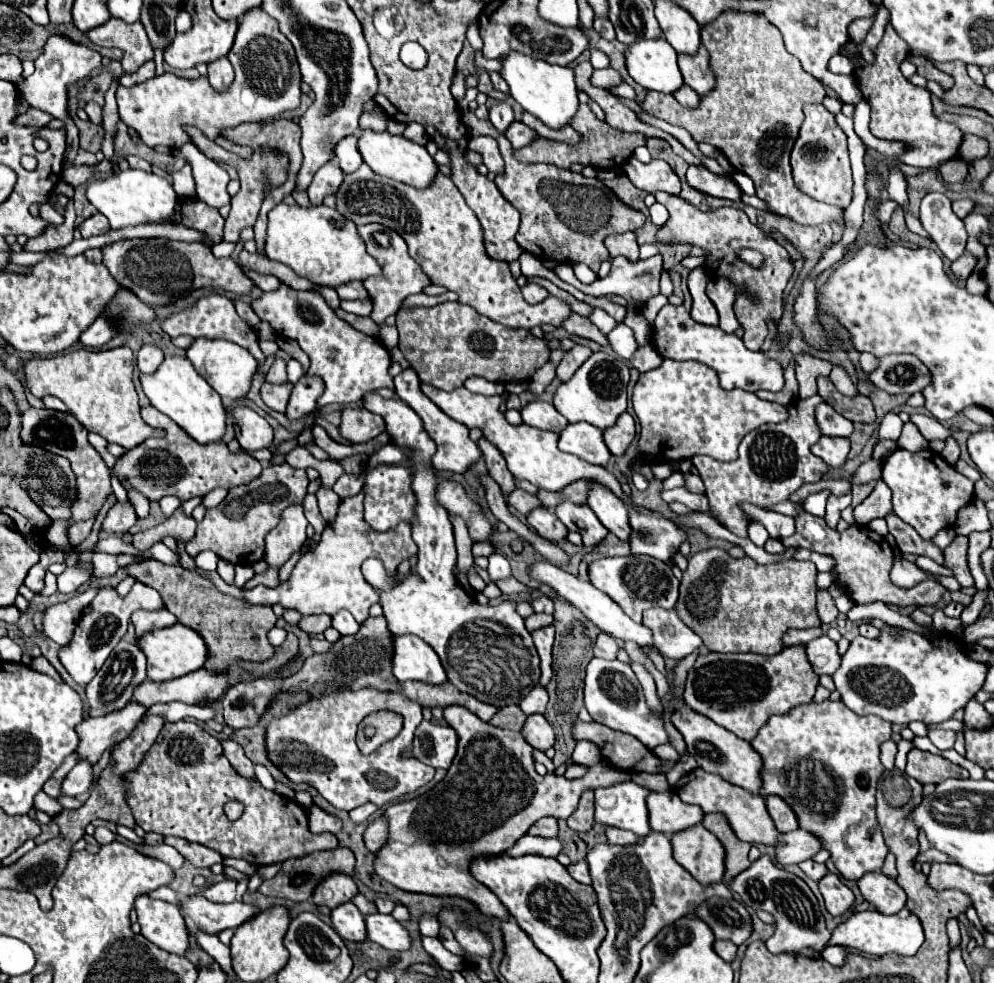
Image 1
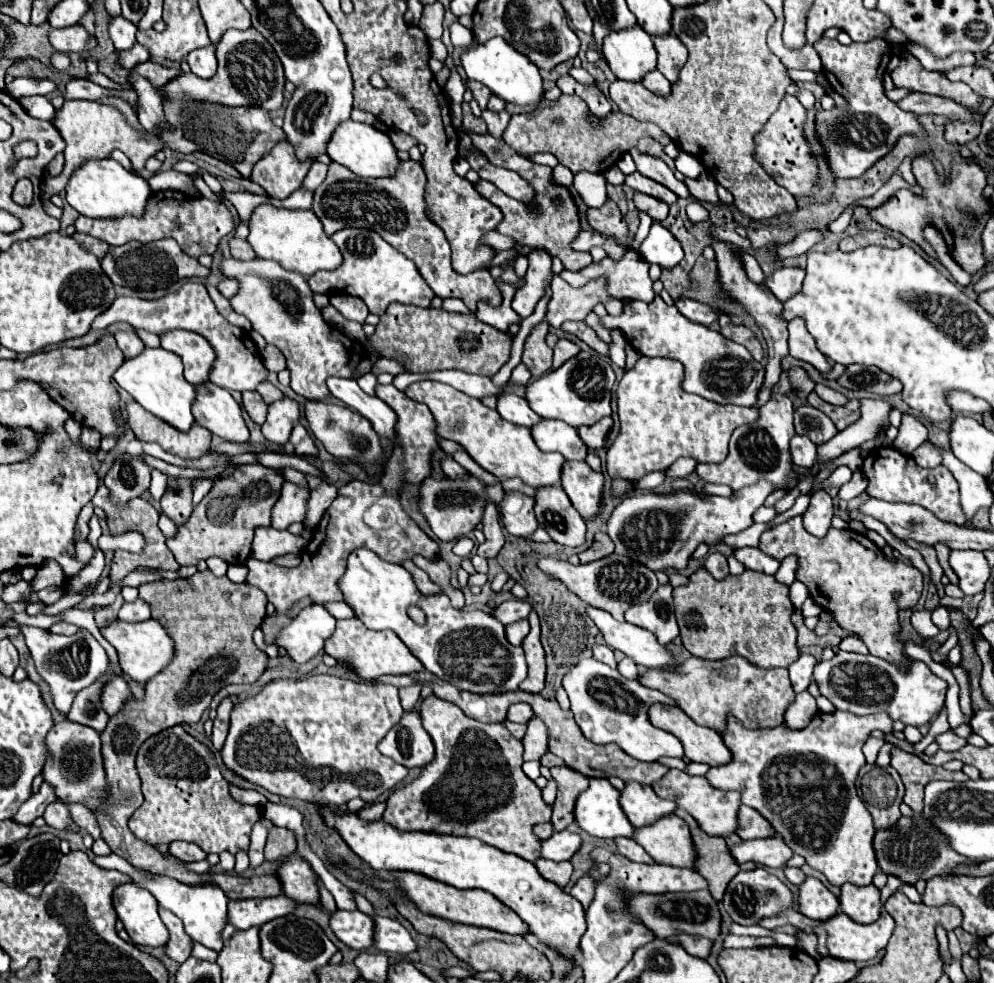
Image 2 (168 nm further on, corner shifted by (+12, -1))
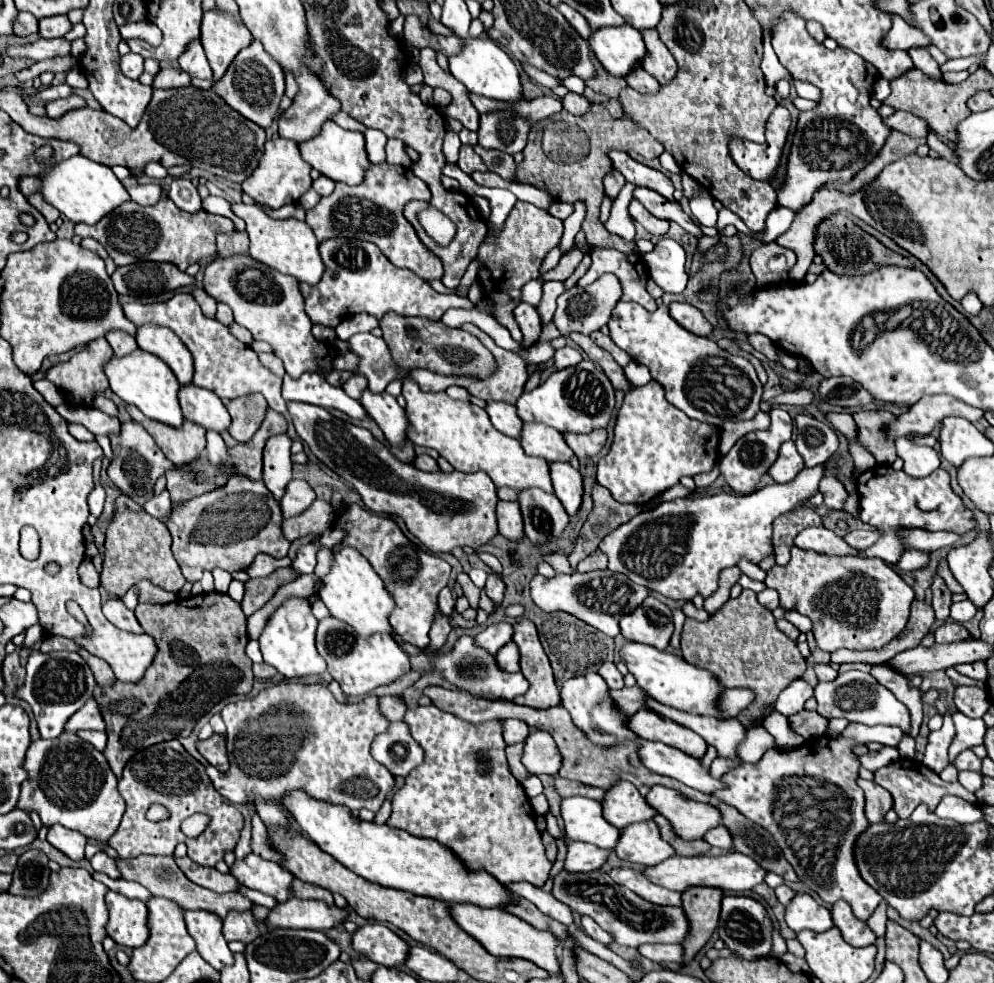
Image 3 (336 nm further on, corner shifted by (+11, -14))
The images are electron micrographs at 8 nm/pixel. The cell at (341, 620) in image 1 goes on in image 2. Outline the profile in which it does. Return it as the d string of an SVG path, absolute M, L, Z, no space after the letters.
M312 604L282 626L274 644L284 648L294 662L304 664L324 650L324 642L332 636L334 628L336 618L332 618L320 604Z

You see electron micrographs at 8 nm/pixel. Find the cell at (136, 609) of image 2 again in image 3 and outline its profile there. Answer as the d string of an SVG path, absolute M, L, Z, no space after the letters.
M109 599L105 605L103 605L103 613L107 615L107 619L119 627L119 629L125 629L129 633L143 633L137 617L133 611L129 611L121 599Z

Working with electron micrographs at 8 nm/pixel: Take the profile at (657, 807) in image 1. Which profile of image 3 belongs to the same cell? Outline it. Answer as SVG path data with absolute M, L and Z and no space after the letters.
M617 783L613 785L603 799L603 815L617 829L625 829L633 823L651 821L657 811L639 795L633 783Z

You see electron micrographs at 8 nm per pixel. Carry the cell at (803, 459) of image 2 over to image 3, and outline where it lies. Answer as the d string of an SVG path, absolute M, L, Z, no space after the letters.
M787 441L781 445L779 451L779 459L775 463L775 467L769 469L769 475L777 481L777 483L789 483L791 479L797 477L797 473L805 467L805 461L801 461L801 455L795 451L795 443Z

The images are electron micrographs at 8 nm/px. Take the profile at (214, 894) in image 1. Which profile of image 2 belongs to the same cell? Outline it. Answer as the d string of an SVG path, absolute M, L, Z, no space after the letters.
M116 854L94 856L92 862L104 870L118 870L122 874L128 874L134 884L152 892L152 896L158 900L158 904L162 908L168 908L170 912L174 912L184 922L184 928L188 930L188 934L192 934L192 938L196 942L200 942L202 946L216 950L216 952L222 950L222 946L224 946L222 930L228 924L228 898L220 888L216 888L216 886L186 886L168 876L146 876L140 868L134 868L132 864L128 864L124 858L116 856Z

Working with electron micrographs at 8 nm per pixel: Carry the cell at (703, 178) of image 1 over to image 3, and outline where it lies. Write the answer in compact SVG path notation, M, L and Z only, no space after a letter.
M611 151L609 157L613 159L613 167L615 167L619 173L623 173L623 177L625 177L629 183L633 183L633 185L637 185L637 187L647 187L647 189L651 189L651 191L657 191L659 195L665 195L665 199L675 201L675 199L673 199L675 187L673 187L671 179L669 179L665 173L661 173L661 171L657 171L657 169L651 169L651 167L647 167L647 165L635 161L635 159L631 159L631 157L629 157L627 153L623 153L623 151Z

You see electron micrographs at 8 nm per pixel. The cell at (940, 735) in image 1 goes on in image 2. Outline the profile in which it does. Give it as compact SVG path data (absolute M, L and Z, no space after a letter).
M948 730L948 732L940 734L940 736L936 738L936 742L938 742L938 744L940 744L940 748L942 748L942 750L946 750L946 752L954 752L954 750L960 750L962 746L966 746L966 744L968 744L964 738L956 736L952 730Z

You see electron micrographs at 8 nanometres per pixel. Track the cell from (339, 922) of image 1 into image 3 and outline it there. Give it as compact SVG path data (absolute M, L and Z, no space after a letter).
M369 923L353 933L353 949L383 967L399 967L409 945L381 923Z

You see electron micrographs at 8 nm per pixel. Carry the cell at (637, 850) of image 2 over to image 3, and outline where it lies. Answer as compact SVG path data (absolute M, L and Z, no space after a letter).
M725 853L721 857L709 857L709 855L697 855L697 857L679 857L673 855L671 859L665 859L663 863L655 867L643 869L645 877L653 881L655 885L673 889L673 891L685 891L691 885L707 885L707 887L719 887L725 893L745 893L753 889L757 883L763 883L767 871L751 857L743 853Z

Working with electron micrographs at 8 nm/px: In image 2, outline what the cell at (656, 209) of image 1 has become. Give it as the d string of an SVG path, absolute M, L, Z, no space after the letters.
M654 222L650 228L648 238L640 244L638 252L648 258L650 264L658 264L664 270L672 270L684 258L684 250L680 242L668 232L660 222Z

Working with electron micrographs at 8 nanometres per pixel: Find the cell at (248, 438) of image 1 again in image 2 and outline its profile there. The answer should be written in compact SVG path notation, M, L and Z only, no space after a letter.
M204 382L204 386L196 388L192 414L200 426L228 442L246 442L250 436L242 418L240 404L228 390L212 382Z

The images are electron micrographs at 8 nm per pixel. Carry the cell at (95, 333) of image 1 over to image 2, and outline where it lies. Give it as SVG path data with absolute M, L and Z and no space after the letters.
M186 282L180 290L170 292L158 300L118 296L114 300L114 304L94 320L92 330L104 330L106 326L110 326L114 322L128 322L134 328L144 328L154 334L182 328L182 330L190 330L190 332L204 336L216 352L216 362L212 364L210 382L214 382L220 388L244 392L244 390L256 390L256 386L260 382L268 380L268 374L266 374L266 368L262 364L256 344L250 340L250 336L242 328L228 324L226 318L220 316L214 302L210 300L204 284L200 284L200 282Z

